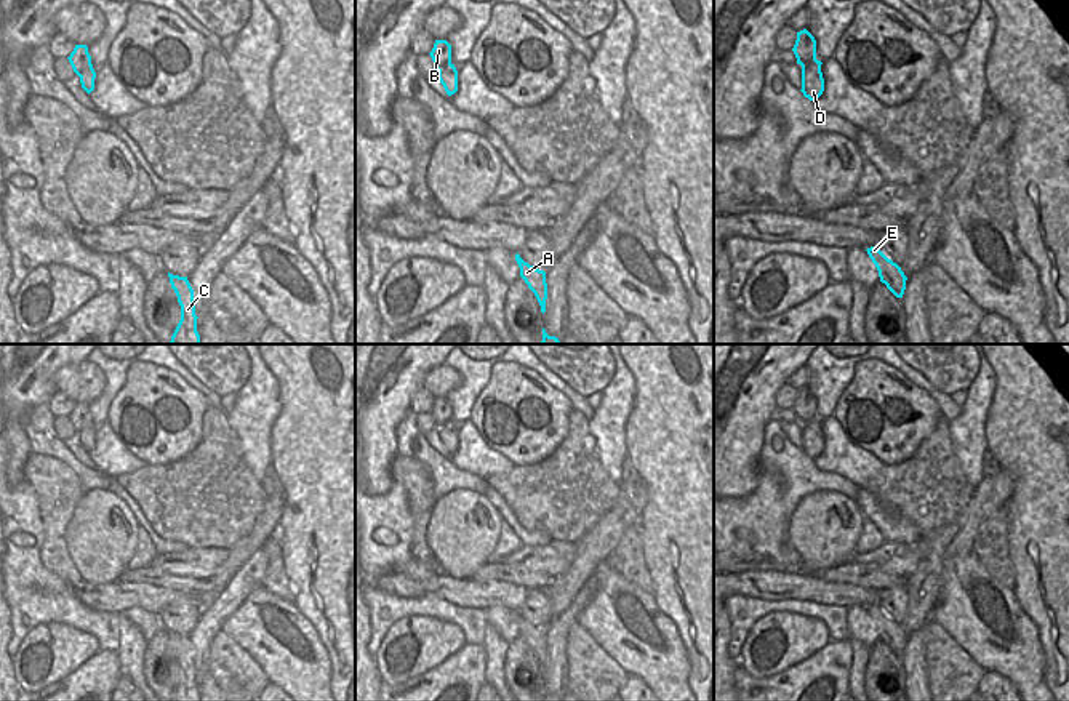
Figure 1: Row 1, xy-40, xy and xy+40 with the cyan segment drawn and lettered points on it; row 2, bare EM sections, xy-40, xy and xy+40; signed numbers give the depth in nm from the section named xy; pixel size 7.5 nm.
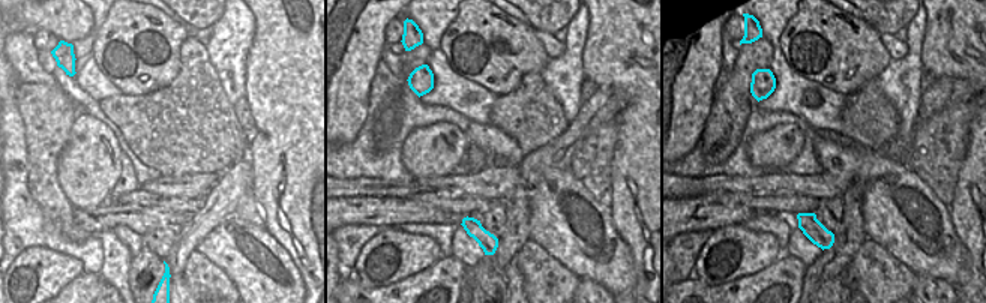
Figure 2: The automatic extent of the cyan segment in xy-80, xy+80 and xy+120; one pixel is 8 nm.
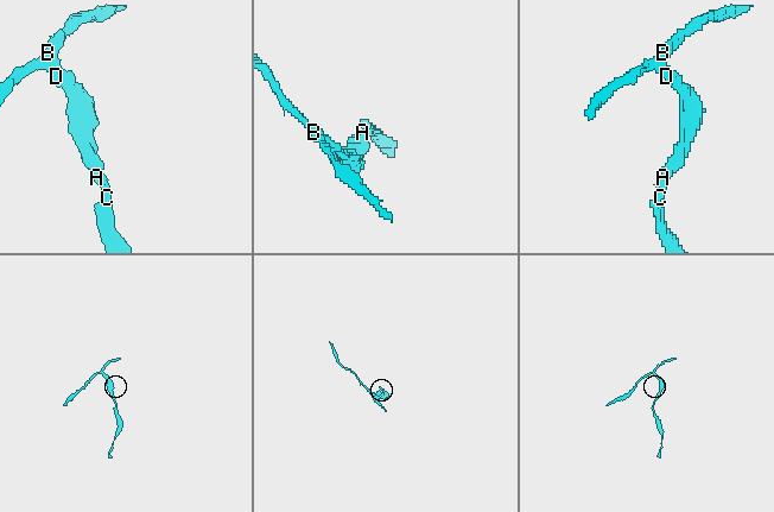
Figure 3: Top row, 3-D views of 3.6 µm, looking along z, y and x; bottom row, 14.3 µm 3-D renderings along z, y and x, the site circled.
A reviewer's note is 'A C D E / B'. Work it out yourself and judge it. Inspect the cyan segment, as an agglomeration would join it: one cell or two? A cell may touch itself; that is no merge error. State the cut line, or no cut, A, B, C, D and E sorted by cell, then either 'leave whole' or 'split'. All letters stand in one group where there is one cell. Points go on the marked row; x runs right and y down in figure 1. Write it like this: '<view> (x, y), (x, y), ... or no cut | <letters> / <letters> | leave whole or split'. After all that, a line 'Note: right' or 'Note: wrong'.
xy-40 (92, 64), (79, 76) | A C D E / B | split
Note: right

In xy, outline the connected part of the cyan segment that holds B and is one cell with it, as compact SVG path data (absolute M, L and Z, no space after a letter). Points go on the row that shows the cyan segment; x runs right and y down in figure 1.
M435 40L434 48L429 54L437 70L451 64L451 45L446 40Z

